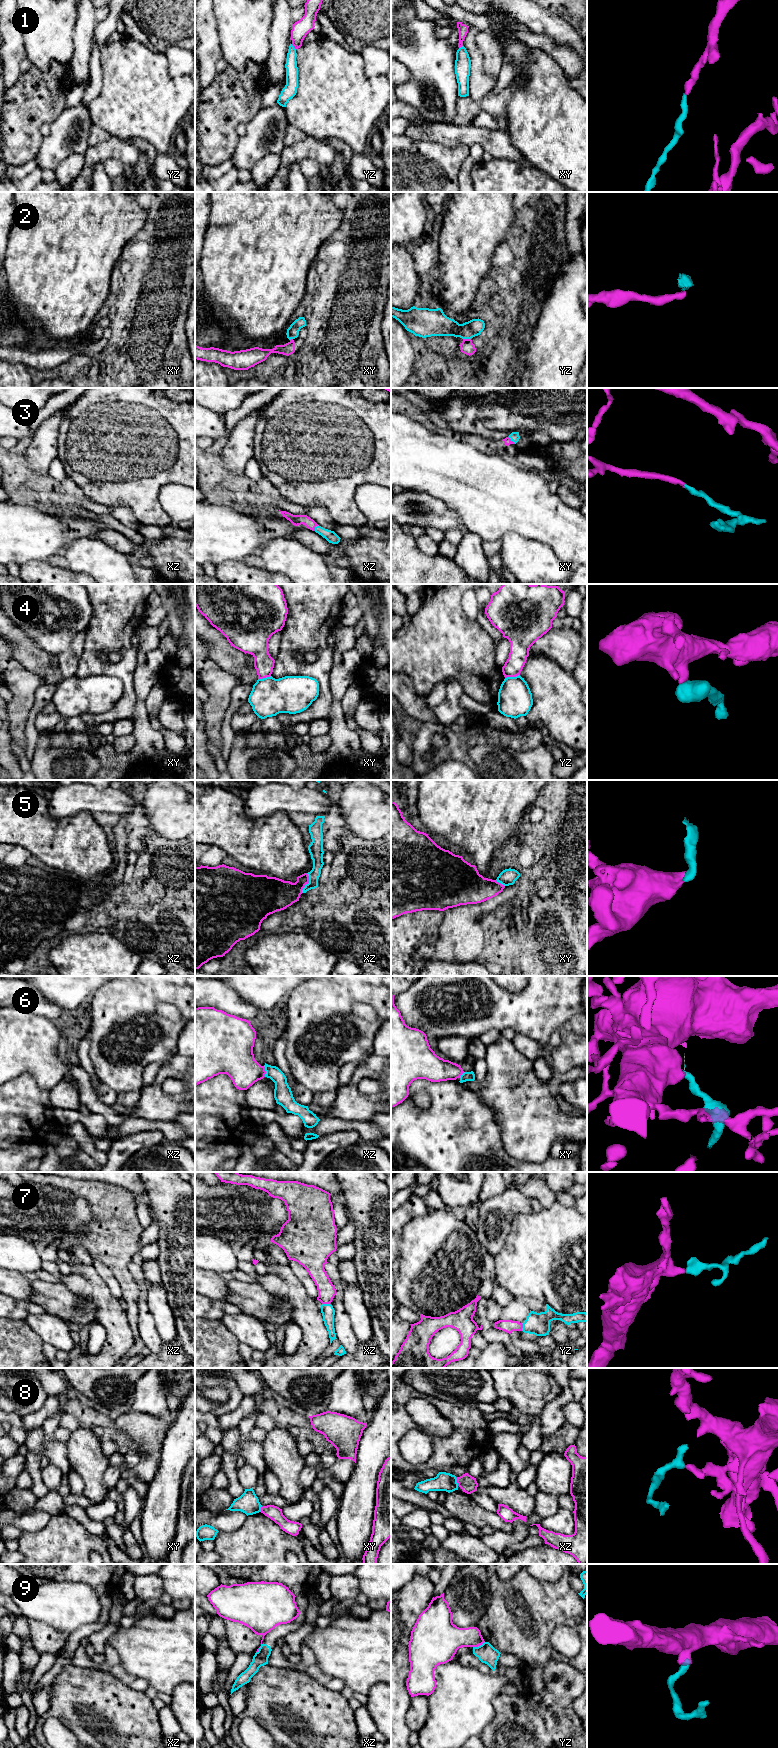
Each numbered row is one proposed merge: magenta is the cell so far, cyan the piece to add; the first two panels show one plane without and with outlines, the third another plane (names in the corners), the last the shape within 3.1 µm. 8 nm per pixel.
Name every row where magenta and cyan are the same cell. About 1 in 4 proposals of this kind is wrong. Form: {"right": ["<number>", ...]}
{"right": ["1", "3", "5", "7"]}

